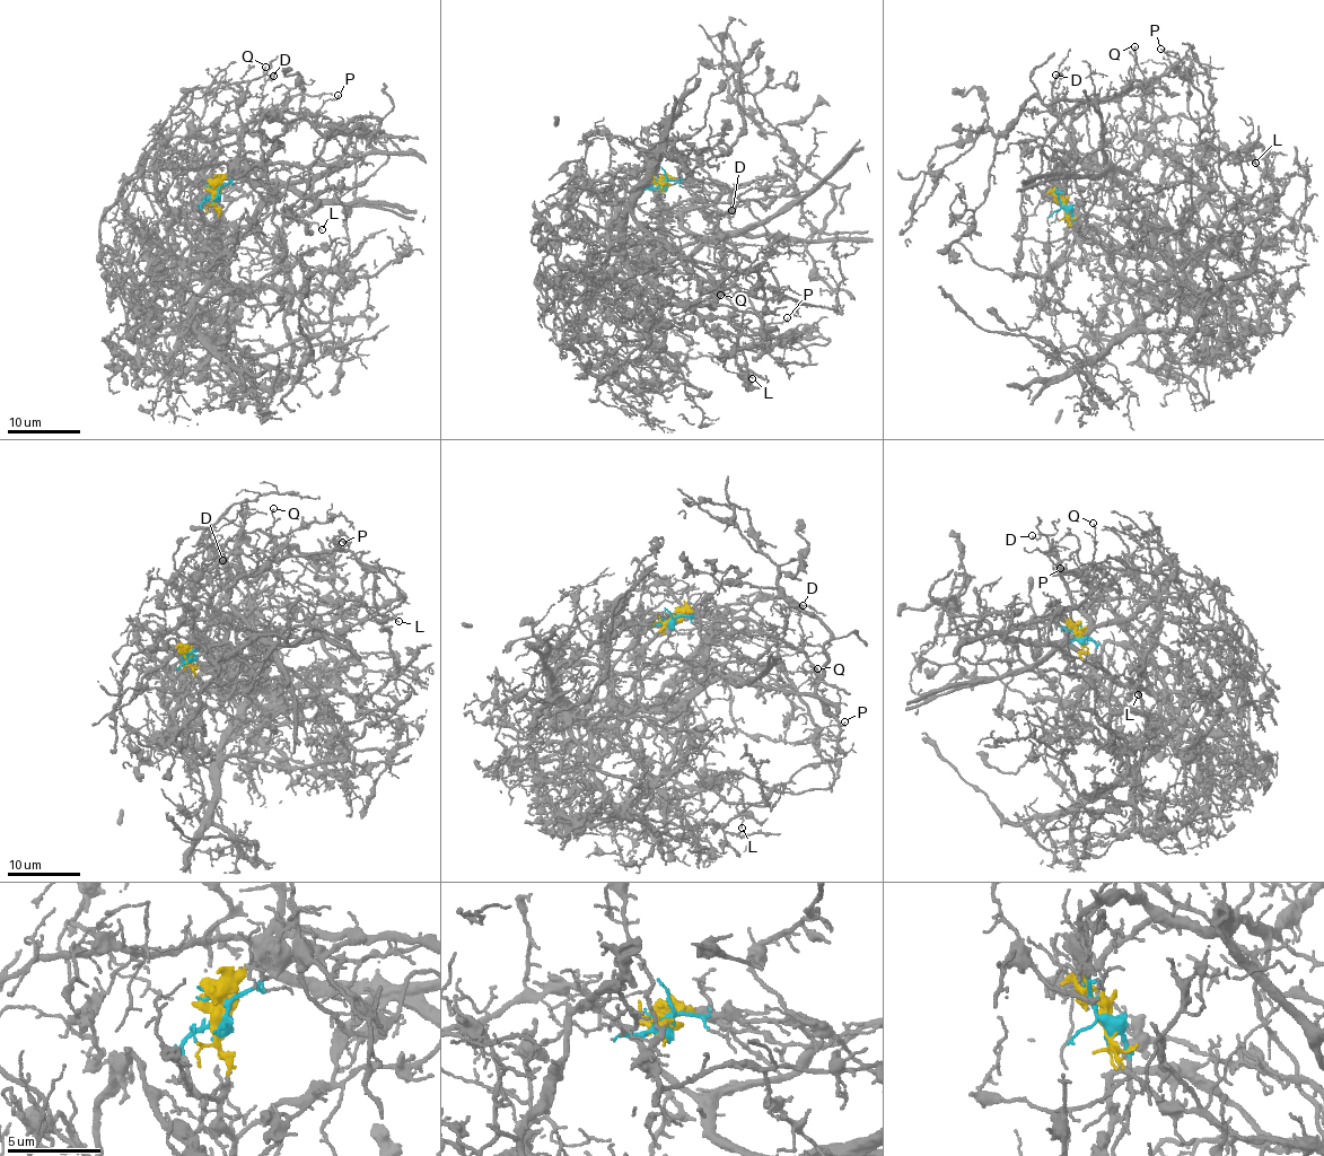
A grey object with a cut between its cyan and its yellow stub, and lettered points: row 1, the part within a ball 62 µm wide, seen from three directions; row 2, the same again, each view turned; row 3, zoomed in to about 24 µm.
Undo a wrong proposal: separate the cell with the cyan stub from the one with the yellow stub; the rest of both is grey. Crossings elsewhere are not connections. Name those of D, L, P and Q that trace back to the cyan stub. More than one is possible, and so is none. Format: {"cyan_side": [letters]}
{"cyan_side": ["D", "P", "Q"]}

